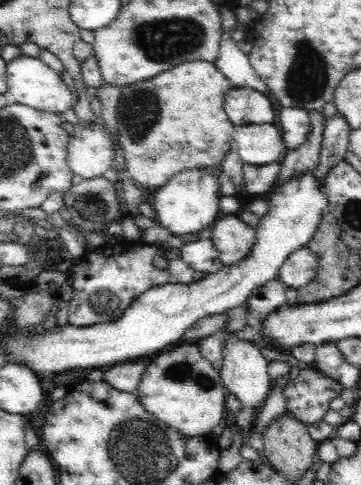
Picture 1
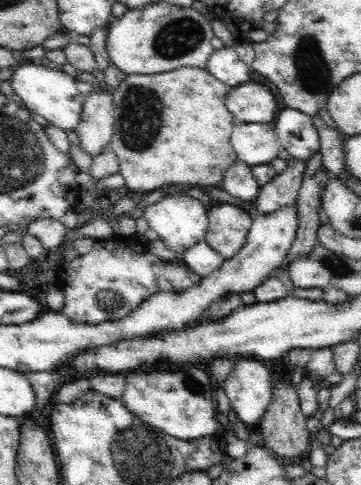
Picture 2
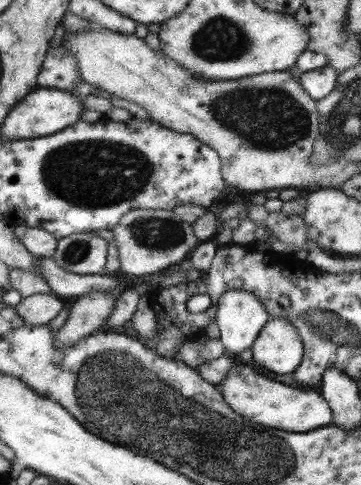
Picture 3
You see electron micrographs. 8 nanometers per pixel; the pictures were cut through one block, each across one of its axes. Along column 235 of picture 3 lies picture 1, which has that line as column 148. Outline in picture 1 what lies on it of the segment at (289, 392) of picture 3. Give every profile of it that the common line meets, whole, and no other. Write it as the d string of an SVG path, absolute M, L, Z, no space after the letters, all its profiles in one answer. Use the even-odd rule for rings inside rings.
M188 342L162 350L160 356L146 366L140 376L136 400L140 400L144 412L186 438L212 436L218 420L226 414L226 388L222 388L220 372L216 372L200 350Z

